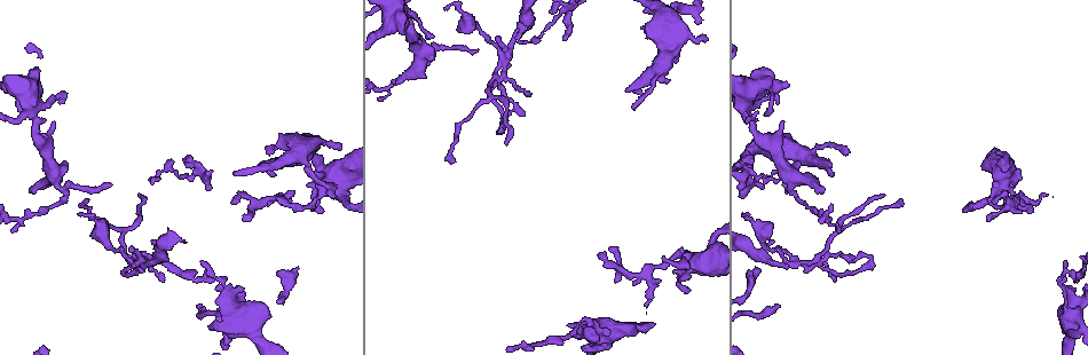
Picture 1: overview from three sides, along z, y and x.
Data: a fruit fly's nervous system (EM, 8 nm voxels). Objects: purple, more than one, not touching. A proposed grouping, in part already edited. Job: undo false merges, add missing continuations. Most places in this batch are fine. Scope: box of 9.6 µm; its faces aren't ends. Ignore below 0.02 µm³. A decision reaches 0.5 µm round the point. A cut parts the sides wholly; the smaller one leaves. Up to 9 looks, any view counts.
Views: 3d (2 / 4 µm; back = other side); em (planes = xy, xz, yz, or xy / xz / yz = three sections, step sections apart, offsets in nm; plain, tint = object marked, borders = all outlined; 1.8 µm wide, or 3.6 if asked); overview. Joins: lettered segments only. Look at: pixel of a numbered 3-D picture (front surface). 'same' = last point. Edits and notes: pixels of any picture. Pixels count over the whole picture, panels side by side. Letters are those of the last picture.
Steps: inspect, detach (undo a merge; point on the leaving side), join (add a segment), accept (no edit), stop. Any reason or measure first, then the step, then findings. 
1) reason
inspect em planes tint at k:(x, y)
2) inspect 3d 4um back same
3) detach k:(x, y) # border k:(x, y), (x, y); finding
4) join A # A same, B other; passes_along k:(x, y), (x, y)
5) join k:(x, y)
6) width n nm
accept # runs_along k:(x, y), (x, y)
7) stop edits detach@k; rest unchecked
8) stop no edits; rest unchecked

sudden change in width
inspect 3d 4um at 1:(1063, 287)

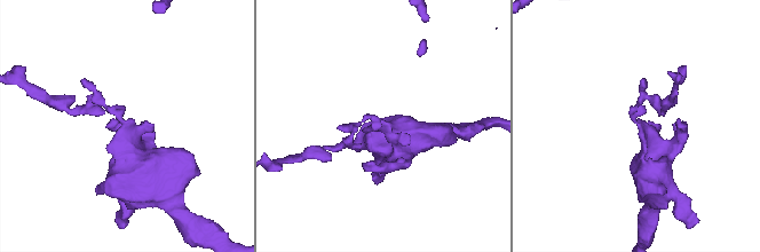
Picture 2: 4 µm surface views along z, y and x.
inspect em planes borders at 2:(123, 122)

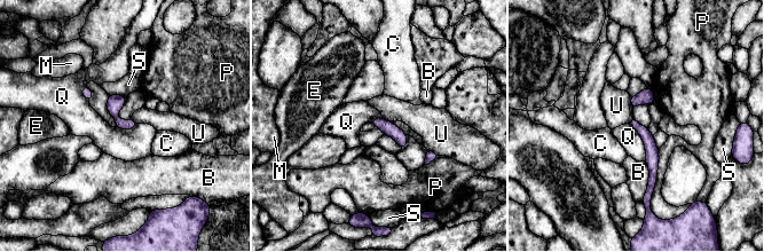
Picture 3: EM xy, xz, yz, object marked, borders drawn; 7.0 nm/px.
accept # B other, C other, E other, M other, P other, Q other, S other, U other; one neuron here

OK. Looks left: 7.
free end
inspect em 3.6um planes borders at 1:(1030, 209)

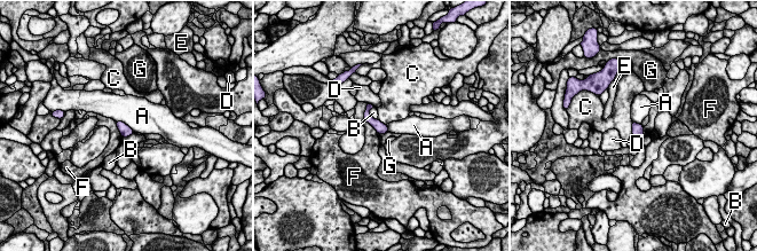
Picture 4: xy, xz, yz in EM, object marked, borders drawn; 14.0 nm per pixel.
accept # A other, B other, C other, D other, E other, F other, G other; border 4:(116, 120), (123, 120), (133, 132); none of them fits

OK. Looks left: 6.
thick end
inspect em yz step 4 tint at 1:(641, 28)

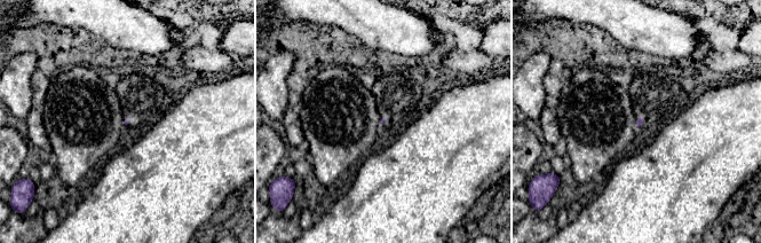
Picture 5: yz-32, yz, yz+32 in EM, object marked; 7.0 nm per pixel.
another direction
inspect em xz step 4 borders same

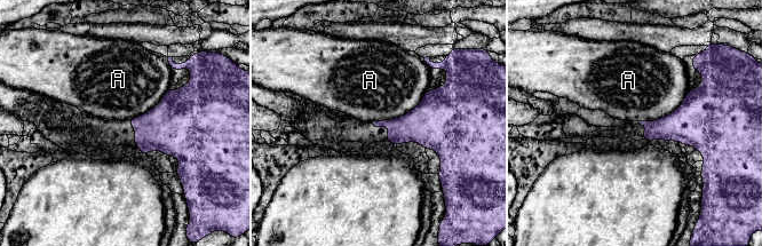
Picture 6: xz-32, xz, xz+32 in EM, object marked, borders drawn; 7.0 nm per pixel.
accept # A other; border 6:(427, 89), (406, 113), (373, 121); no lettered segment goes on from it

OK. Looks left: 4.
calibre changes
inspect 3d 2um at 1:(792, 262)

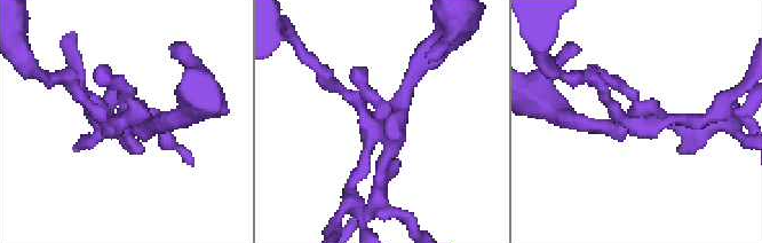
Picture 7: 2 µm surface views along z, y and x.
arms 3; shape alone is not enough
inspect em planes tint at 7:(373, 121)

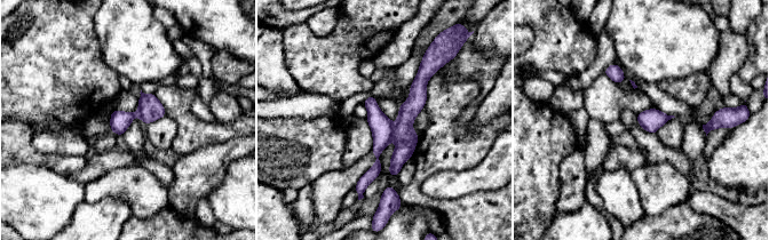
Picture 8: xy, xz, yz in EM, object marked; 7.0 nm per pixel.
see the neighbours
inspect em planes borders same

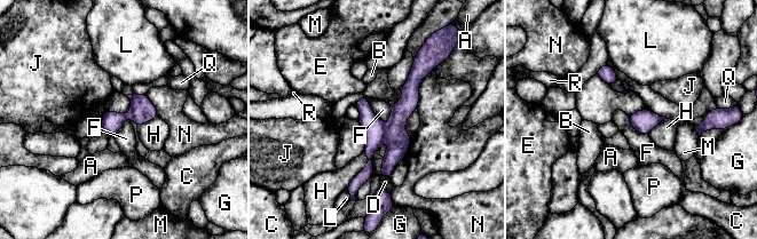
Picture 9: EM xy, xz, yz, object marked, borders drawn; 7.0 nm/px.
longest_contact N 320 nm
accept # A other, B other, C other, D other, E other, F other, G other, H other, J other, L other, M other, N other, P other, Q other, R other; runs_along 9:(416, 64), (408, 104), (353, 184); one neuron here

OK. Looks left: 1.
stop no edits; rest unchecked

